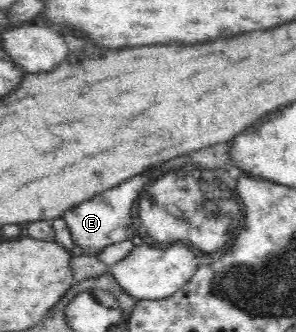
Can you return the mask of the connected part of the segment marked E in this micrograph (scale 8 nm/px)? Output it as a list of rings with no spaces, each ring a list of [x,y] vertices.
[[[153,168],[135,174],[134,177],[93,196],[90,200],[79,202],[64,213],[62,218],[71,232],[74,243],[80,246],[82,255],[97,255],[108,245],[132,241],[135,236],[135,229],[132,225],[132,206],[143,193],[142,188],[150,180]]]

